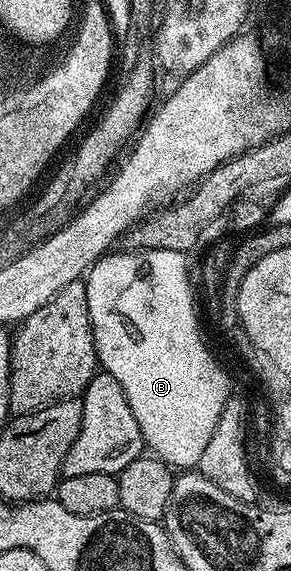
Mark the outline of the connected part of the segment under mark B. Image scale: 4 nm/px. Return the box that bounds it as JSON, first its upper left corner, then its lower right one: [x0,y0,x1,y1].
[85,250,232,468]

